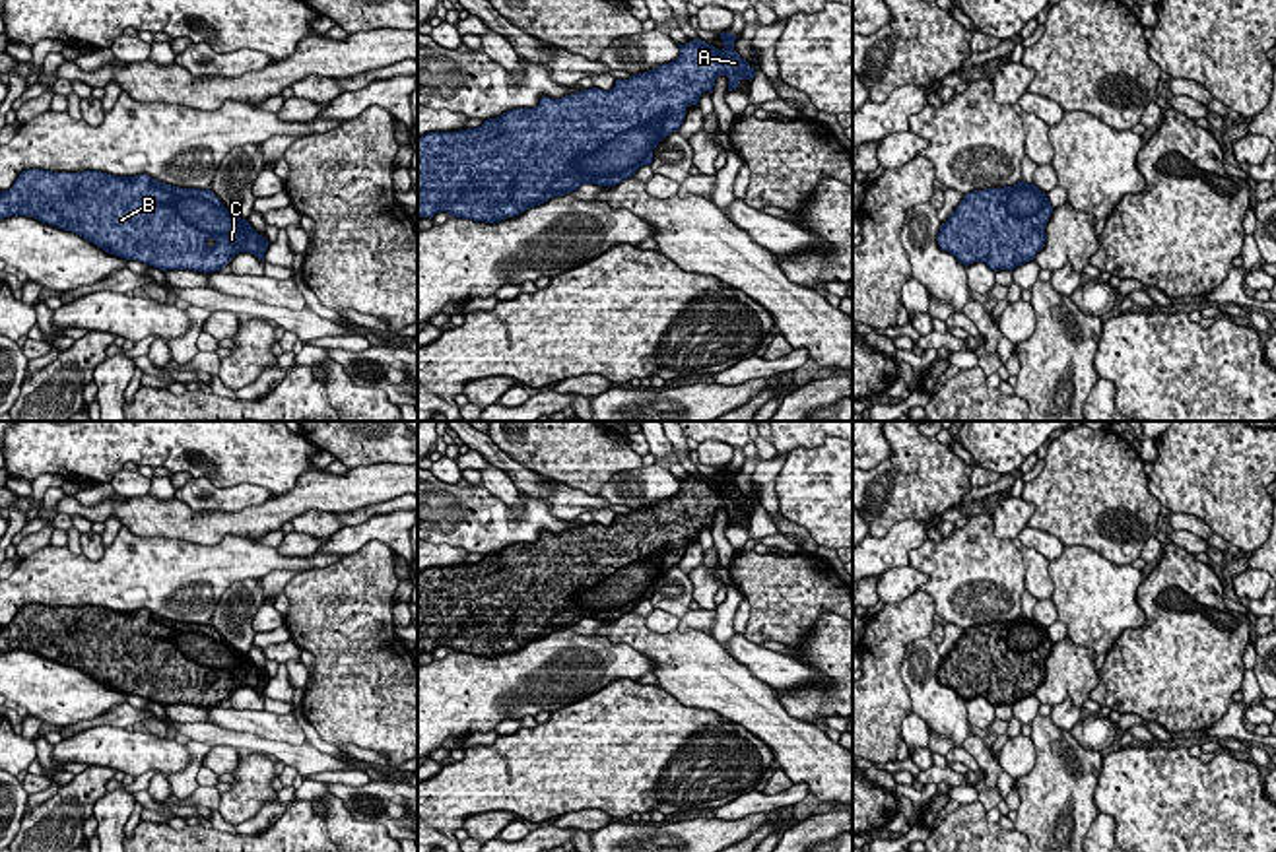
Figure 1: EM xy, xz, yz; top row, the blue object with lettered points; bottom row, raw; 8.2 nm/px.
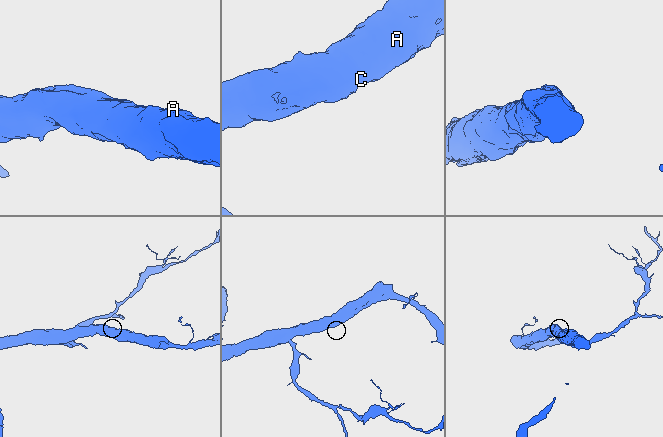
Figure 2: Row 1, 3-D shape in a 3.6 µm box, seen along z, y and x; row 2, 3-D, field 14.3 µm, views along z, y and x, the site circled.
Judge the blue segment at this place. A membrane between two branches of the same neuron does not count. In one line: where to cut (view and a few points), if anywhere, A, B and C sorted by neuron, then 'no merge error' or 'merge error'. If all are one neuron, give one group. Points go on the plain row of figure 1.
no cut; A B C; no merge error

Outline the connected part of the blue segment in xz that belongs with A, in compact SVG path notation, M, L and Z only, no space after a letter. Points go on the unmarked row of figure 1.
M721 468L724 483L717 483L701 474L680 481L674 497L655 505L635 508L629 514L616 514L610 526L590 522L561 534L542 532L534 543L513 543L497 553L484 555L478 563L458 567L429 567L418 573L418 654L447 646L453 652L495 658L515 652L550 633L569 629L581 619L616 621L631 613L643 600L651 600L653 584L672 567L678 567L686 553L686 543L697 540L699 532L713 528L719 510L728 512L728 526L742 514L756 510L754 503L734 485L732 468Z

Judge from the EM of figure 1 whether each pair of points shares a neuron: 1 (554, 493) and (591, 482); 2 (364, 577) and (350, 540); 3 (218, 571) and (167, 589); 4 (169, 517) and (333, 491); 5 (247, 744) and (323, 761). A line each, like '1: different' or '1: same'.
1: different
2: different
3: same
4: same
5: same

